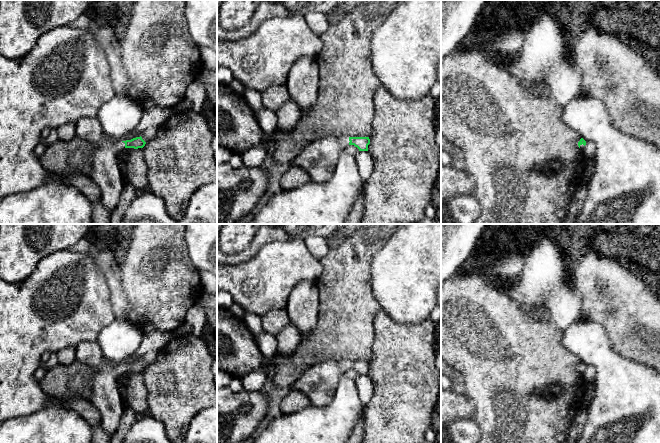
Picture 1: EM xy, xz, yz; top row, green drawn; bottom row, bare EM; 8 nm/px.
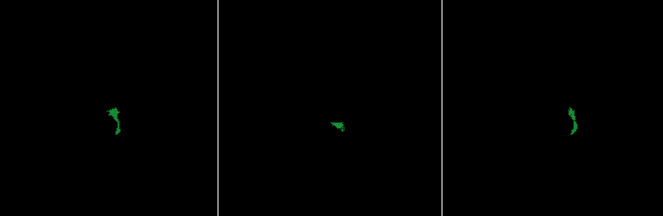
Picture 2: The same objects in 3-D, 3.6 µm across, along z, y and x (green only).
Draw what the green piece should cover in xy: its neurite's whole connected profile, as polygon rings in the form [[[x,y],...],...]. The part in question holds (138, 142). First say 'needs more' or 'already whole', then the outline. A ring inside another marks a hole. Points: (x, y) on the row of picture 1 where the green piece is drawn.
needs more | [[[83,117],[76,122],[76,136],[96,146],[92,161],[90,178],[101,190],[101,203],[110,212],[116,207],[124,189],[118,154],[124,148],[143,148],[153,139],[158,127],[149,127],[140,137],[131,140],[111,142],[105,138],[105,132],[97,117]]]

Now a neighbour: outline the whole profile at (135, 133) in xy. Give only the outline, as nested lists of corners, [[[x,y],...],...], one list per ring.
[[[134,129],[132,132],[130,132],[129,134],[121,138],[114,138],[109,135],[105,135],[105,138],[111,142],[120,142],[120,141],[131,140],[133,138],[140,137],[140,136],[142,136],[142,132],[138,131],[137,129]]]

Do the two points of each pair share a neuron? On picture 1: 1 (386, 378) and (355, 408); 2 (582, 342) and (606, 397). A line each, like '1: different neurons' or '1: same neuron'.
1: different neurons
2: same neuron

